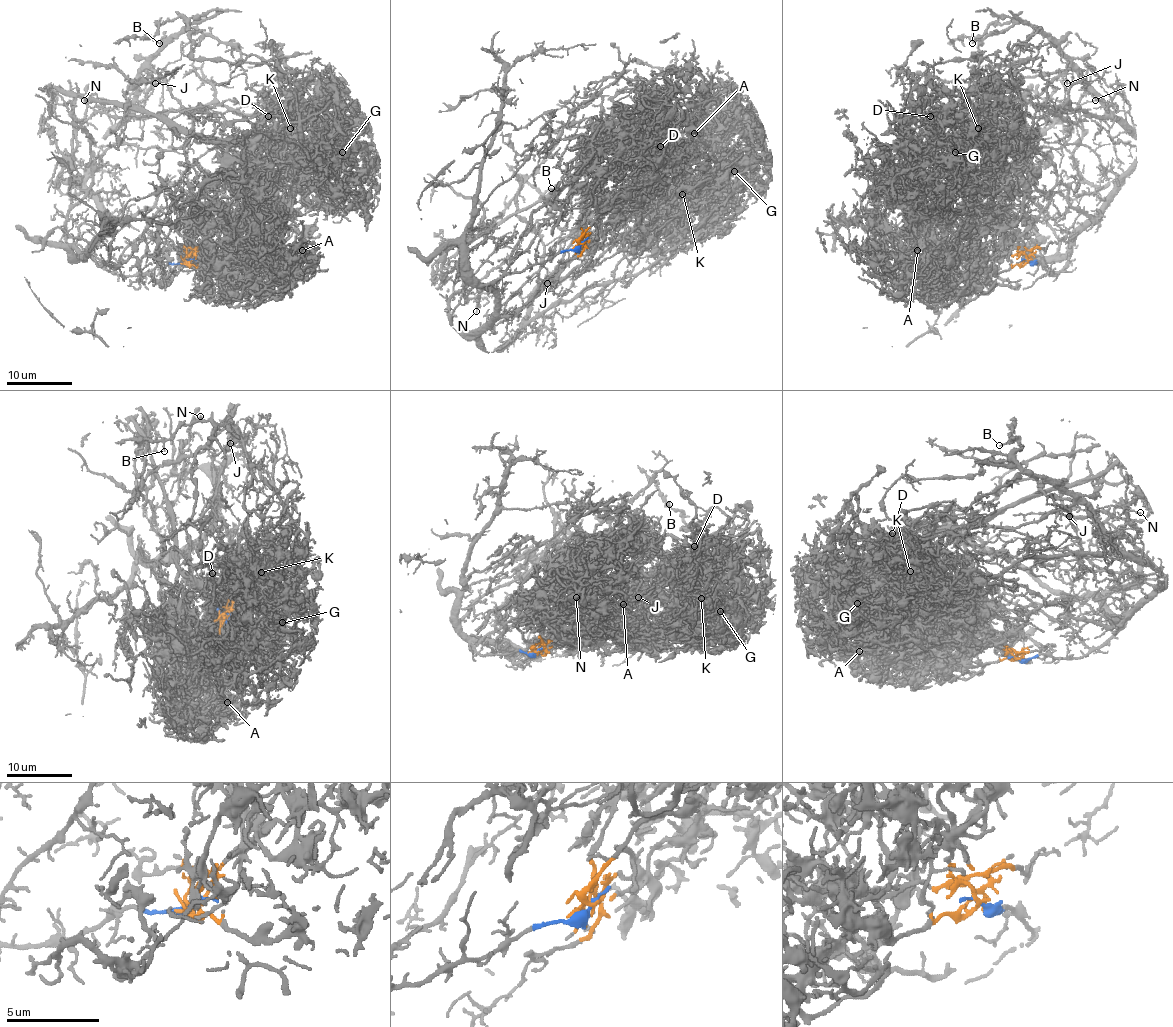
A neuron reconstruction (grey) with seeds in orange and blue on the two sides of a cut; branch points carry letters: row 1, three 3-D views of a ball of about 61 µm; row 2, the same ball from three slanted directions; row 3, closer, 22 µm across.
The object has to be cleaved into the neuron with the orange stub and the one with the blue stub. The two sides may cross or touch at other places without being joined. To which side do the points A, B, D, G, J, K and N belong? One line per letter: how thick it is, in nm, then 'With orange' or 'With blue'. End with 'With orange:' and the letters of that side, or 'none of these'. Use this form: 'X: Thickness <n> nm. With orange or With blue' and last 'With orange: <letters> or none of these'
A: Thickness 110 nm. With orange
B: Thickness 130 nm. With blue
D: Thickness 180 nm. With orange
G: Thickness 120 nm. With orange
J: Thickness 140 nm. With blue
K: Thickness 130 nm. With orange
N: Thickness 110 nm. With blue
With orange: A, D, G, K

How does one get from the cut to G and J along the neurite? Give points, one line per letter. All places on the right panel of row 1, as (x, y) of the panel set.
G: (1028, 262), (1012, 232), (989, 212), (967, 209), (980, 209), (980, 196), (966, 187), (956, 153)
J: (1028, 262), (1056, 275), (1117, 182), (1083, 144), (1002, 141), (1022, 126), (1020, 108), (1060, 77), (1068, 83)

